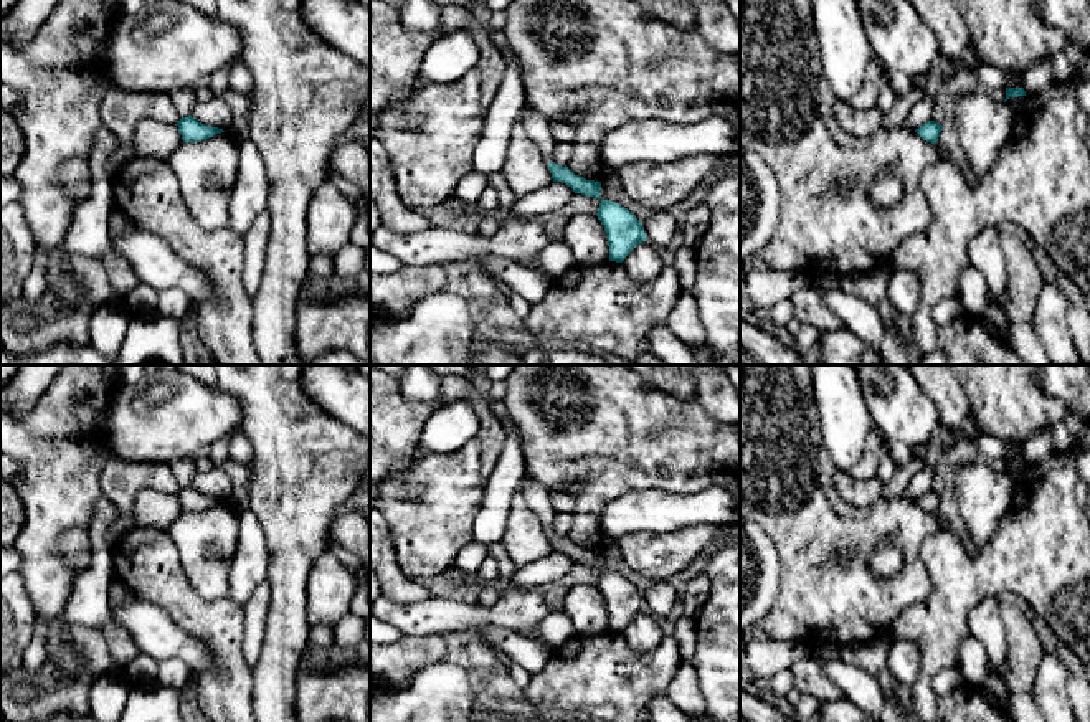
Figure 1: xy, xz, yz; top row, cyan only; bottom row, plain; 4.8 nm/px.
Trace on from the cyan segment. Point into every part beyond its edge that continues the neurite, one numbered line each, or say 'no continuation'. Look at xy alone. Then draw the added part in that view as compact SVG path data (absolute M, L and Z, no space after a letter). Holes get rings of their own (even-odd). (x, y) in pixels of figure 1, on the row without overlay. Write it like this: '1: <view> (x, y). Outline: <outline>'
no continuation

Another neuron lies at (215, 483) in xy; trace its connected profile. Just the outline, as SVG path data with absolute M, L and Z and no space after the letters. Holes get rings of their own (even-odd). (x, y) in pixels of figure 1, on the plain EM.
M215 466L208 473L197 473L192 487L195 487L201 494L230 502L233 484L223 469L220 466Z

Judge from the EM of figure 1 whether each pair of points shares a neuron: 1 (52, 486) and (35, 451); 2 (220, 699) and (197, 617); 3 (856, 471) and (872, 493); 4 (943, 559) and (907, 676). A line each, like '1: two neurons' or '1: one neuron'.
1: two neurons
2: one neuron
3: two neurons
4: two neurons

